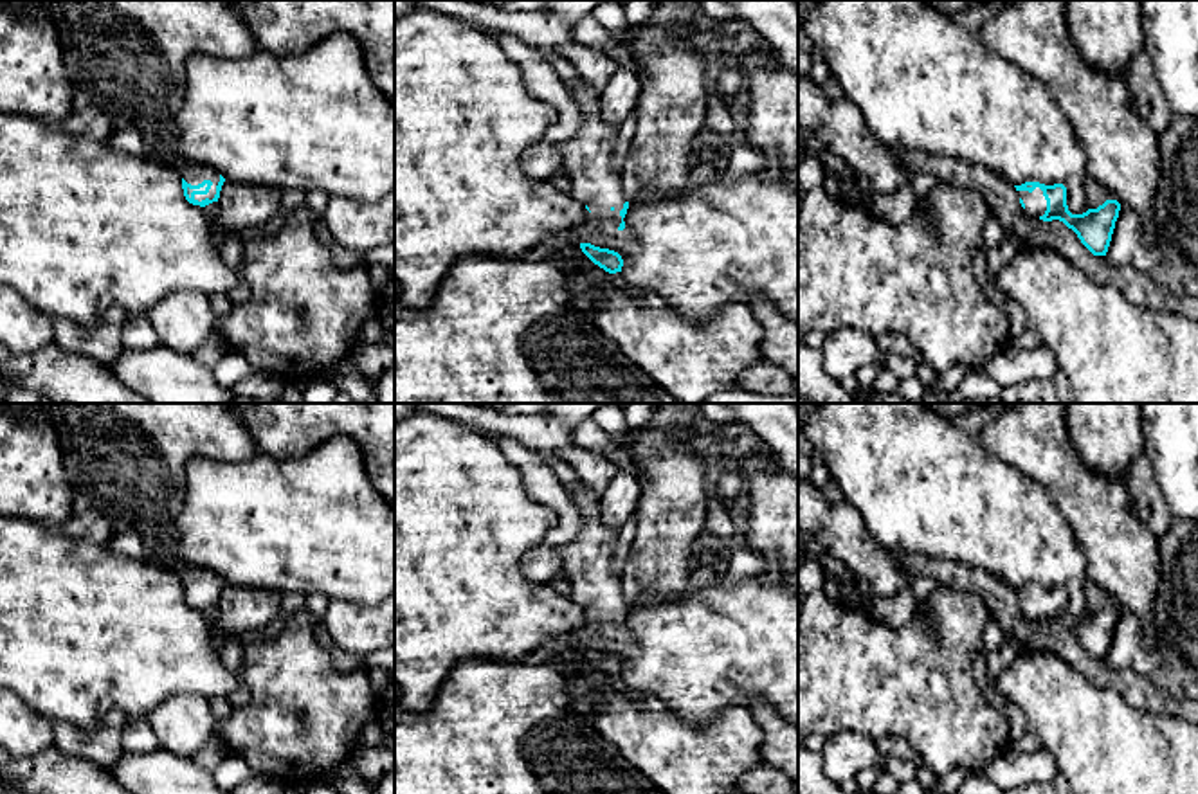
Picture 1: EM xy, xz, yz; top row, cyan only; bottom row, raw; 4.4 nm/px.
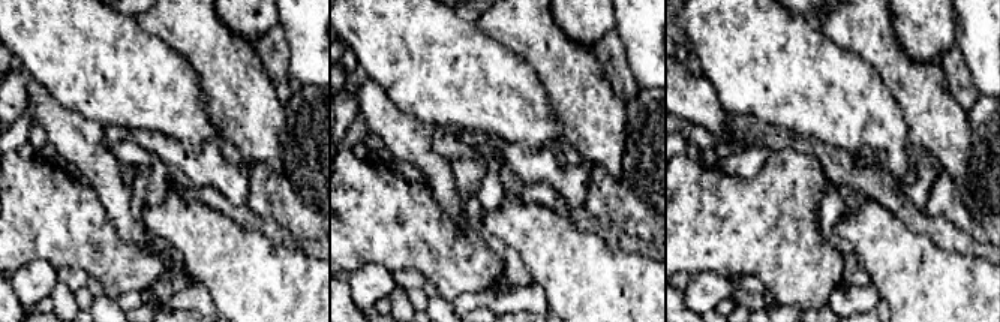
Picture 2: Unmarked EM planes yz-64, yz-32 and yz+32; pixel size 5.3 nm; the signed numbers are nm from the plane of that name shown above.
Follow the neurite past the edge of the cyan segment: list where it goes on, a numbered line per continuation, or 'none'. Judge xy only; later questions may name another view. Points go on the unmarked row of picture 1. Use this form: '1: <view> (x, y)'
1: xy (193, 577)

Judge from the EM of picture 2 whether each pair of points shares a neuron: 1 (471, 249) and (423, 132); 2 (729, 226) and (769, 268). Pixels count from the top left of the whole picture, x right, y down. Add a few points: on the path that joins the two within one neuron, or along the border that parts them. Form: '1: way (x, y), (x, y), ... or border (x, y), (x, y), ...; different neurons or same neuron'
1: border (440, 201), (459, 228), (468, 225); different neurons
2: way (739, 237), (760, 258); same neuron

